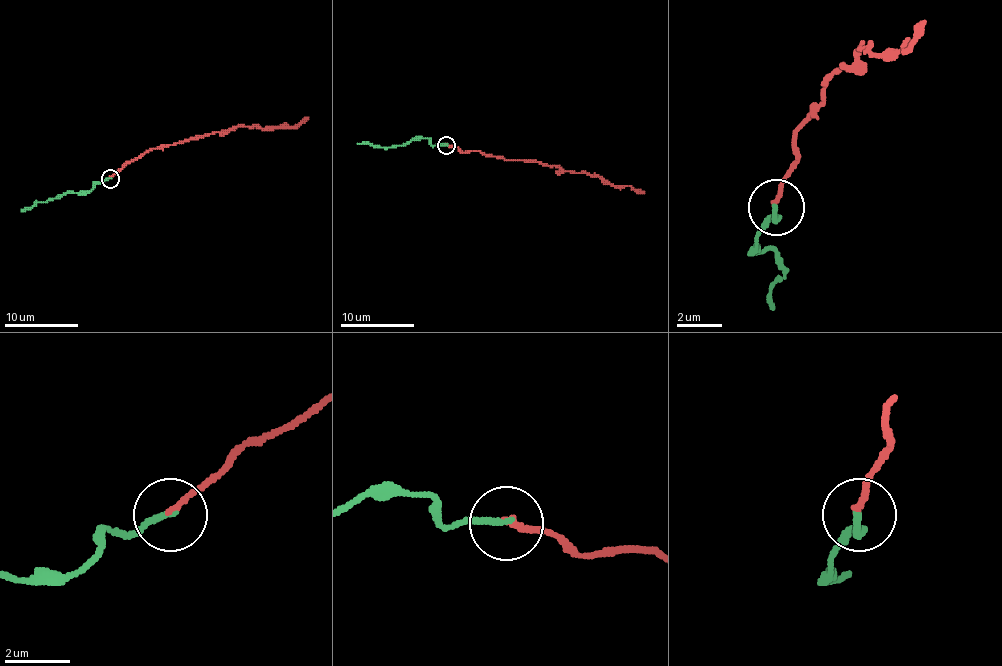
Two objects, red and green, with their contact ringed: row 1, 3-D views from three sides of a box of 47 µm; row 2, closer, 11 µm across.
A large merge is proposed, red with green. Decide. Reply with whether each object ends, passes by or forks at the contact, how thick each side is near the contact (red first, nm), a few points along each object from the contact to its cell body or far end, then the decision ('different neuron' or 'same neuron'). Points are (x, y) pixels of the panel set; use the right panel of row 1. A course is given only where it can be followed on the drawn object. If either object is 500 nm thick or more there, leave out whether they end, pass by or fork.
red ends | green ends | 200/190 nm | red via (777, 205), (777, 189), (800, 160), (794, 132), (839, 64), (862, 47), (873, 53), (907, 47), (924, 19) | green via (777, 205), (777, 217), (755, 245), (783, 268), (772, 307) | same neuron

